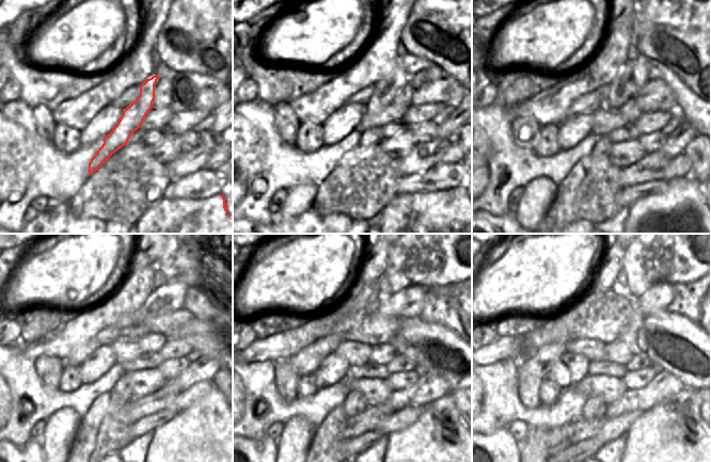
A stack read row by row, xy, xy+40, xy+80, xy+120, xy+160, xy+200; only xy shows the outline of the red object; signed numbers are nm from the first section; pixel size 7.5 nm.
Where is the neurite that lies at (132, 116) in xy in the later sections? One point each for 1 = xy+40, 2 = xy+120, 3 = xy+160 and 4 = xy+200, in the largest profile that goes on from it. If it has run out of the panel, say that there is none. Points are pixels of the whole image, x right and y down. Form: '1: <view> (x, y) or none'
1: xy+40 (383, 95)
2: xy+120 (159, 313)
3: xy+160 (407, 303)
4: xy+200 (658, 297)

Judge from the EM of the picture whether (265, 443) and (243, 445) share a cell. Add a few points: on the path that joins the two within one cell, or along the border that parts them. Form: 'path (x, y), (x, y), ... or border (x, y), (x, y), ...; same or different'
path (259, 445), (249, 445); same

